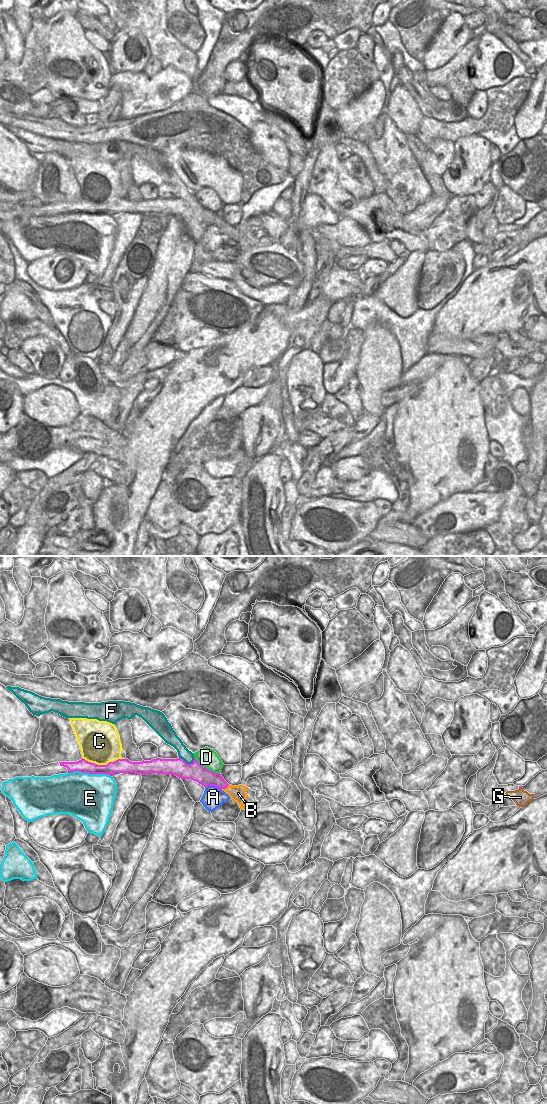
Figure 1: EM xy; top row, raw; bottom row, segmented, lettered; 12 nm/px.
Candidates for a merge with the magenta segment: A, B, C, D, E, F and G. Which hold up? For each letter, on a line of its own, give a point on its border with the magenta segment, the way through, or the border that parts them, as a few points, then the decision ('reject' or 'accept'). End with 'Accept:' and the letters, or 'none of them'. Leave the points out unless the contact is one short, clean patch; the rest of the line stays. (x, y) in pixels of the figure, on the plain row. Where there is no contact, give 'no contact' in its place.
A: xy (213, 225) | reject
B: xy (225, 228) | along xy (228, 224), (225, 228), (221, 229) | reject
C: xy (104, 205) | reject
D: xy (205, 208) | along xy (195, 197), (202, 206), (219, 213) | reject
E: xy (89, 213) | reject
F: xy (186, 203) | along xy (179, 197), (187, 203), (191, 203), (194, 200) | reject
G: xy (520, 226) | reject
Accept: none of them

